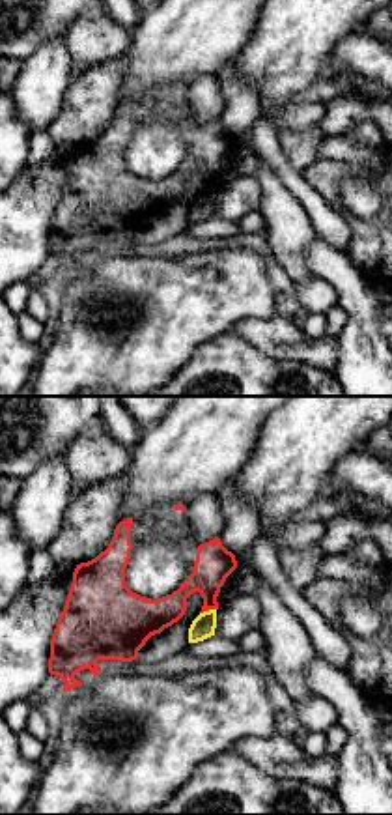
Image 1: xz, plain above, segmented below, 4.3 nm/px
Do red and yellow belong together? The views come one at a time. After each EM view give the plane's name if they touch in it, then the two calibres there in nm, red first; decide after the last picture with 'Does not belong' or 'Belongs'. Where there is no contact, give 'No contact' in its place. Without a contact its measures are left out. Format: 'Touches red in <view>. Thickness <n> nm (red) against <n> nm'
Touches red in xz. Thickness 160 nm (red) against 100 nm

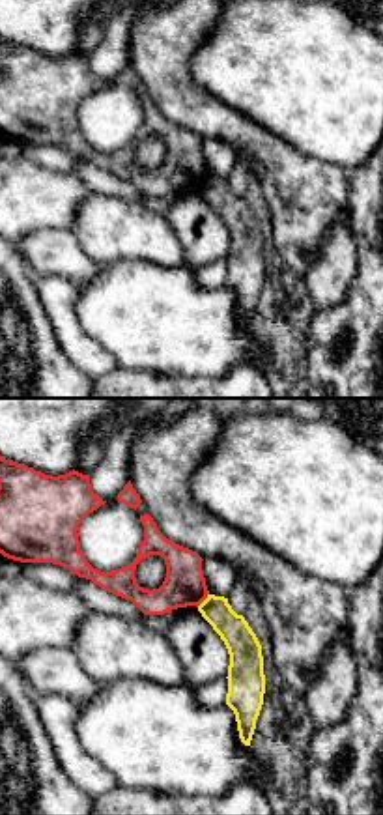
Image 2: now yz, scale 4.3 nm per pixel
Touches red in yz. Thickness 180 nm (red) against 140 nm

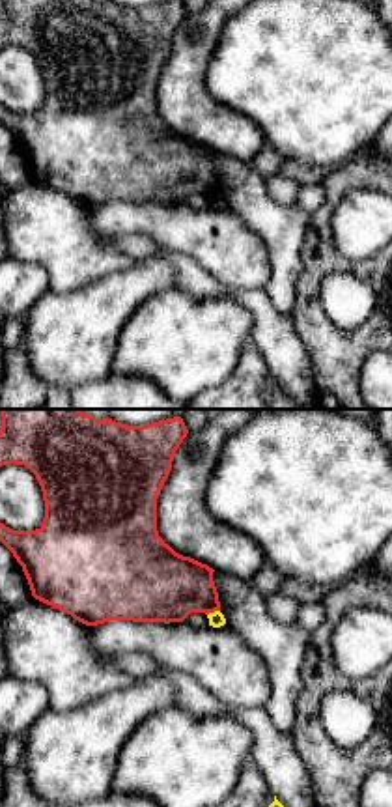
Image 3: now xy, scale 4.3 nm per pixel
Touches red in xy. Thickness 300 nm (red) against 70 nm

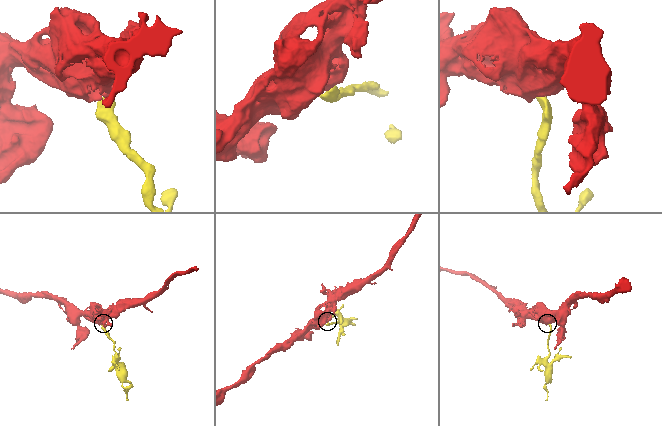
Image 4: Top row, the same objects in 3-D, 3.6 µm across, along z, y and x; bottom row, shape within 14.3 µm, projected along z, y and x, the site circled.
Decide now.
Does not belong

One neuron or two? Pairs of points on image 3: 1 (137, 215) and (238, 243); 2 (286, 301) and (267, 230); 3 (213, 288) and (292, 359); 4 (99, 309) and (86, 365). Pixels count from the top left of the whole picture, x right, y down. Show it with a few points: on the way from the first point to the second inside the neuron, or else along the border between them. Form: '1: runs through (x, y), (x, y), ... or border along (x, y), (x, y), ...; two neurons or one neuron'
1: runs through (161, 223), (213, 238); one neuron
2: runs through (284, 284), (284, 247); one neuron
3: runs through (238, 294), (247, 297), (267, 318), (273, 335); one neuron
4: runs through (86, 322), (86, 352); one neuron

